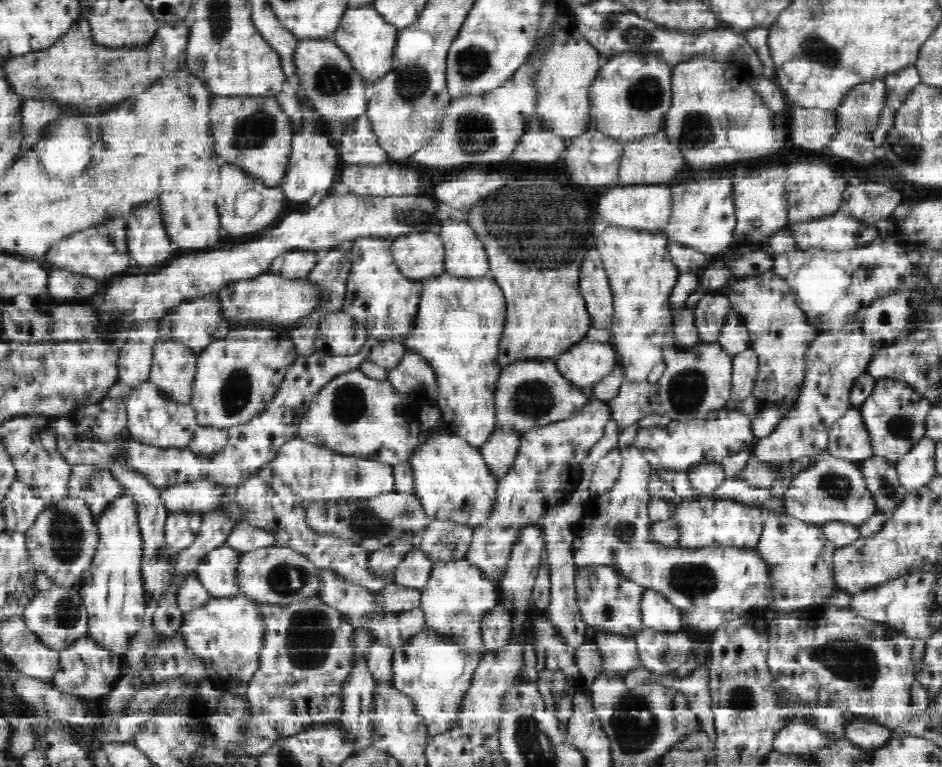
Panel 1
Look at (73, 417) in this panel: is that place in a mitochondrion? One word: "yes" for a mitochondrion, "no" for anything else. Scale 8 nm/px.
no

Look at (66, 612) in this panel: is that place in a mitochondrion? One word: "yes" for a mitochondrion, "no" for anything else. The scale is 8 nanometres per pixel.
yes

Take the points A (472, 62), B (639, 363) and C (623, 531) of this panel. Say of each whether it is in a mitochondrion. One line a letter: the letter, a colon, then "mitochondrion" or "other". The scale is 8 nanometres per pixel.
A: mitochondrion
B: other
C: mitochondrion

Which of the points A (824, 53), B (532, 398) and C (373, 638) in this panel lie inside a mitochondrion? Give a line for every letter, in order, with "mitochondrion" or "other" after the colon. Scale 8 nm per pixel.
A: mitochondrion
B: mitochondrion
C: other

